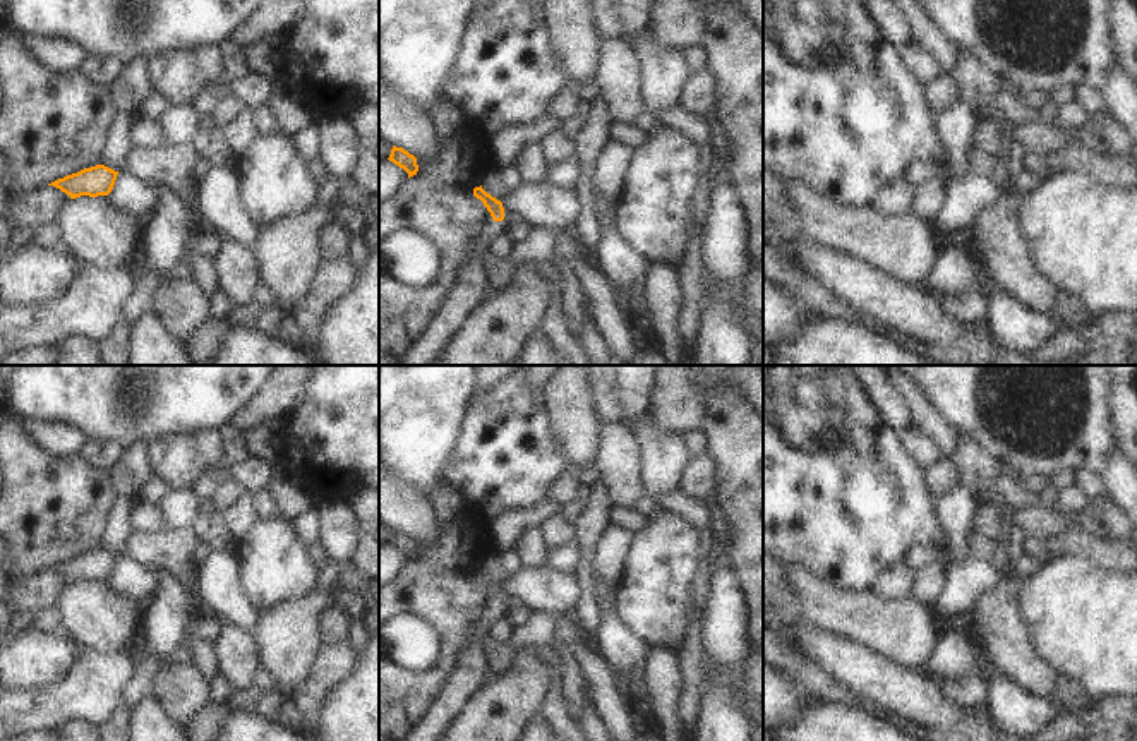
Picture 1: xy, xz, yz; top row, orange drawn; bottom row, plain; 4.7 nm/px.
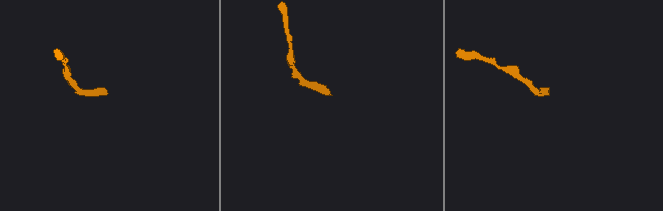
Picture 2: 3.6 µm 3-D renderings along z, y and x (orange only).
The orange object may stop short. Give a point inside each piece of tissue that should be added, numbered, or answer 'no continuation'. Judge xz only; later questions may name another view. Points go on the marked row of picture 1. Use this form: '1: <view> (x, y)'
1: xz (547, 204).

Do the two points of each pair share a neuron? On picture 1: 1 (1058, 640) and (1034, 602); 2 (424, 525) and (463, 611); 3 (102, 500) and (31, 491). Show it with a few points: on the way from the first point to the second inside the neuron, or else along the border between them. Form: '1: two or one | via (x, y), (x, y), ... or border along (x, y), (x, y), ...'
1: one | via (1058, 632), (1058, 626), (1043, 611)
2: two | border along (431, 498), (439, 520), (439, 532), (417, 542)
3: one | via (84, 500), (48, 496)

